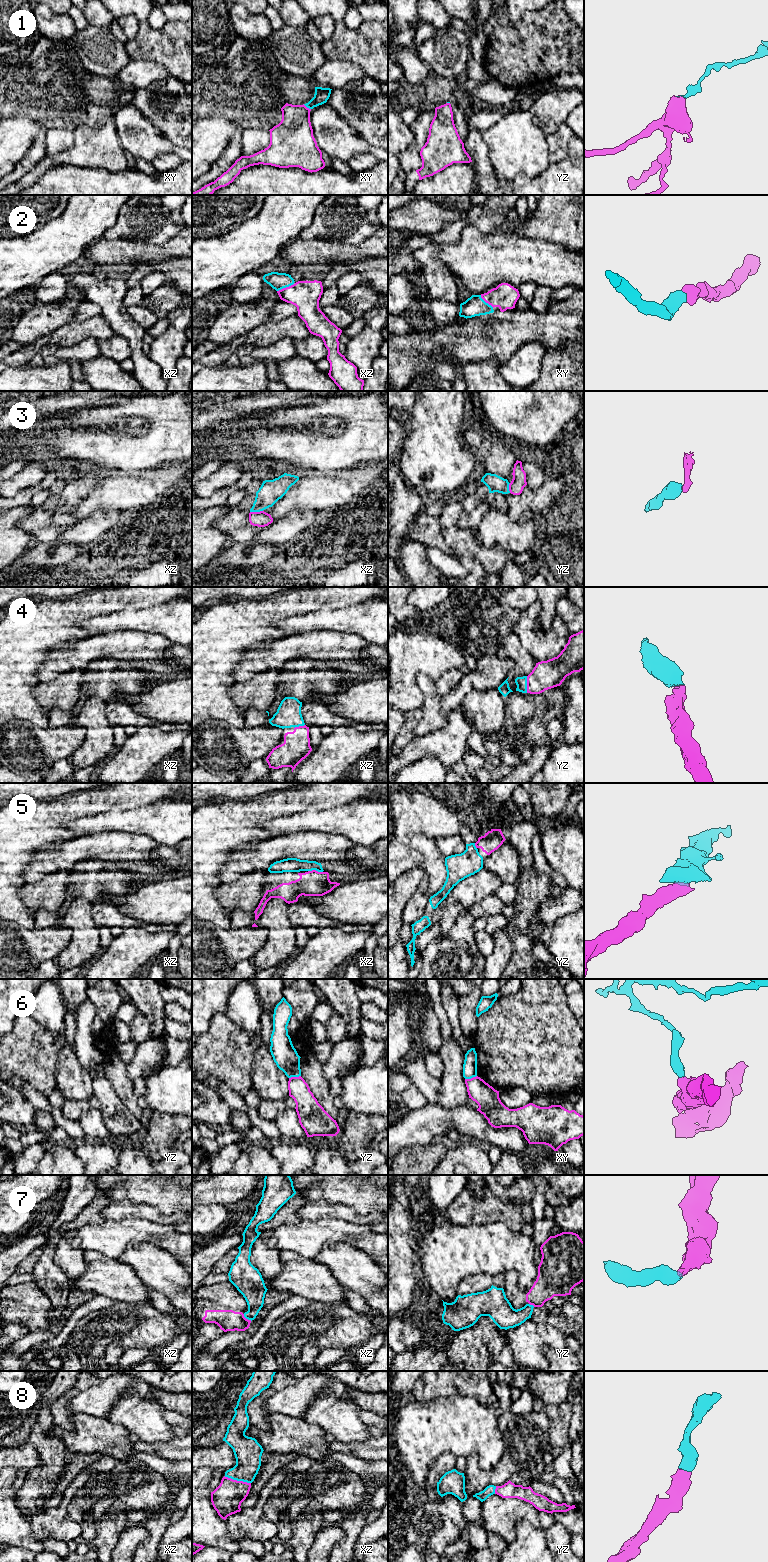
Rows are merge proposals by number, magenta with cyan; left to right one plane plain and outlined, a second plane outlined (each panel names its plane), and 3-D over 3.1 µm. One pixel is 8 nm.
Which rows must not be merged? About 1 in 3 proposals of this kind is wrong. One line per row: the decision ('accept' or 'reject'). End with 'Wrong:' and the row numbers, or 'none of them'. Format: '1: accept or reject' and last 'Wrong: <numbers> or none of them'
1: accept
2: accept
3: accept
4: accept
5: accept
6: reject
7: reject
8: accept
Wrong: 6, 7

